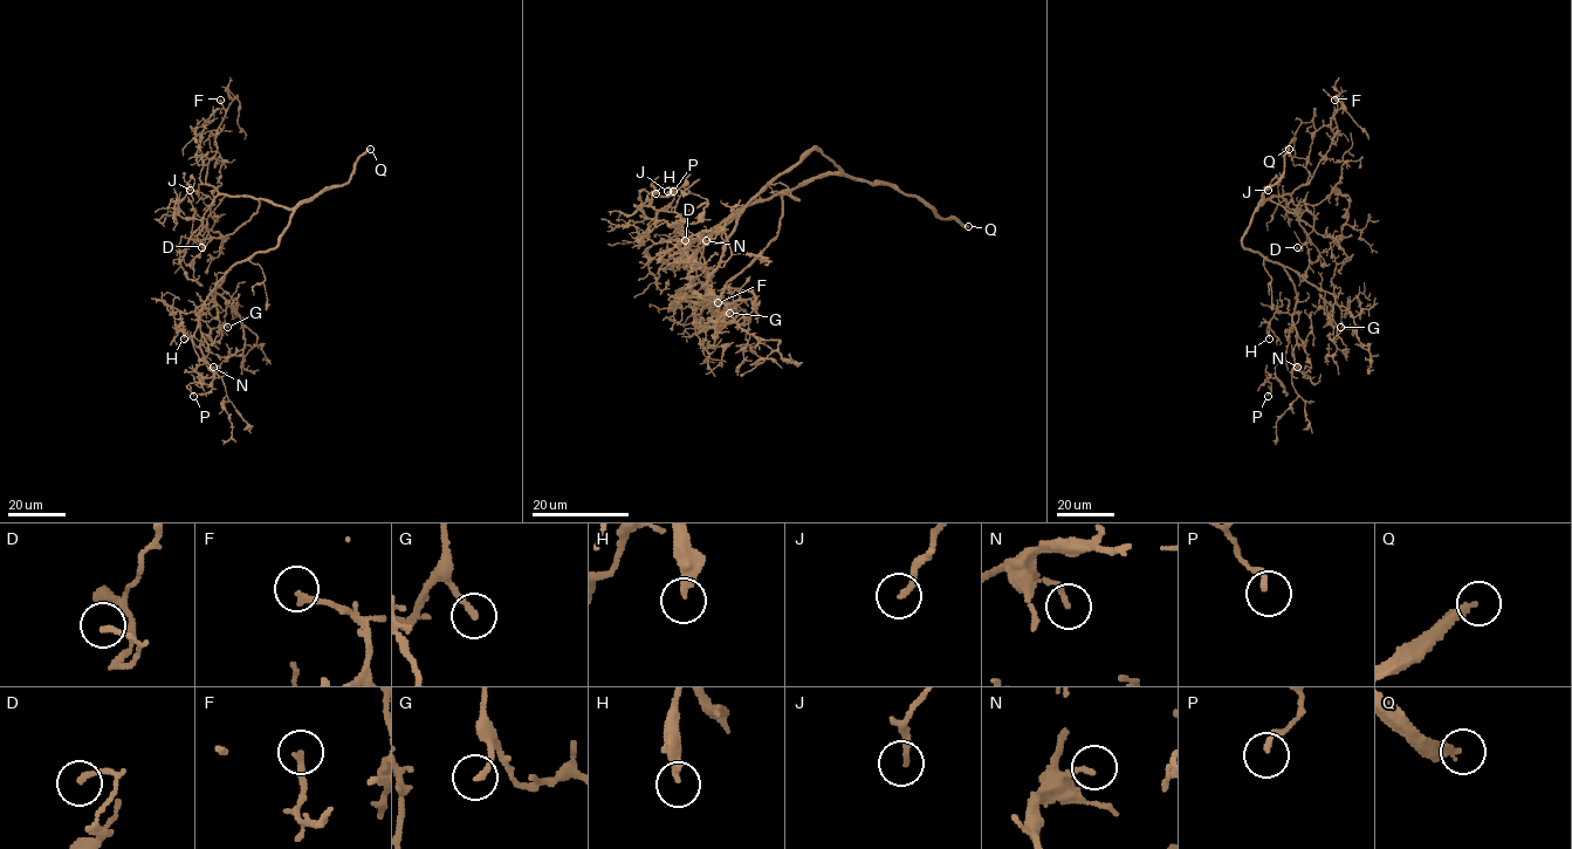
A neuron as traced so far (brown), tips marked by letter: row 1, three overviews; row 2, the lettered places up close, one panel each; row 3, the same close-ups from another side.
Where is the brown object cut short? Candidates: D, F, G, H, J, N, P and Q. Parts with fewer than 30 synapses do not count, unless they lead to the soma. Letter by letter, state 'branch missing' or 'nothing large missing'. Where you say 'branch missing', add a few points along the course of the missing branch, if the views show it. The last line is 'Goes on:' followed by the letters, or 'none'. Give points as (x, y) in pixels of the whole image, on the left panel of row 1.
D: nothing large missing
F: branch missing
G: branch missing; missing branch runs (227, 327), (239, 337), (262, 326)
H: branch missing; missing branch runs (184, 339), (185, 365)
J: nothing large missing
N: nothing large missing
P: nothing large missing
Q: branch missing
Goes on: F, G, H, Q

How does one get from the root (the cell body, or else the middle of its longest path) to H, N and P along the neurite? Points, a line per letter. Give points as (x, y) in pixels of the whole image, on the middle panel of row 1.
H: (823, 152), (811, 148), (778, 172), (729, 223), (699, 239), (684, 233), (675, 212), (651, 204), (656, 193)
N: (823, 152), (811, 148), (715, 232), (699, 239), (681, 233), (684, 238), (698, 233), (691, 235), (706, 240)
P: (823, 152), (811, 148), (729, 223), (699, 239), (671, 226), (707, 200), (684, 187), (660, 197), (673, 191)

